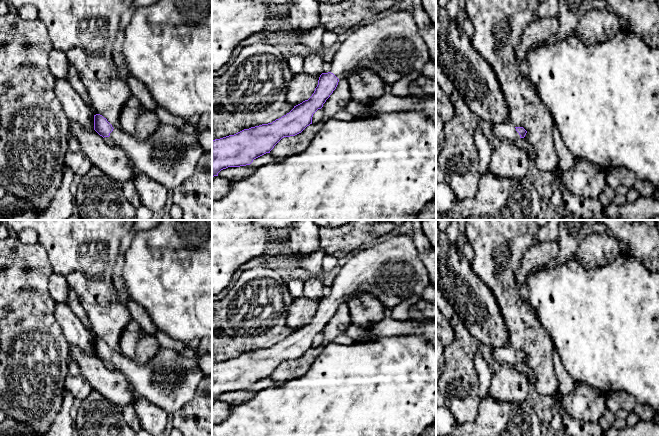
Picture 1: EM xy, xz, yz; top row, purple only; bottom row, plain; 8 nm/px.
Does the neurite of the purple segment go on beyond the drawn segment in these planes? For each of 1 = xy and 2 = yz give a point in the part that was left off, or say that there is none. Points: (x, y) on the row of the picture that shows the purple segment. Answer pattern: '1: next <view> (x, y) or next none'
1: next xy (169, 156)
2: next yz (506, 131)

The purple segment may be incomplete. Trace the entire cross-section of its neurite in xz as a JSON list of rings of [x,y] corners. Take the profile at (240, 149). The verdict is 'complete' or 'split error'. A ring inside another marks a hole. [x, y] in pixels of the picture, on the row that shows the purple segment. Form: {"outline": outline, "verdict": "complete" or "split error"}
{"outline": [[[412,10],[394,12],[368,25],[359,25],[344,40],[333,60],[328,73],[322,73],[314,93],[302,103],[276,119],[272,123],[244,129],[234,135],[212,140],[212,177],[228,167],[250,165],[254,159],[270,153],[274,146],[284,137],[295,136],[312,124],[313,114],[336,89],[340,79],[347,79],[357,69],[369,69],[377,74],[385,84],[393,85],[405,78],[413,70],[421,71],[431,61],[428,47],[414,20]]], "verdict": "split error"}

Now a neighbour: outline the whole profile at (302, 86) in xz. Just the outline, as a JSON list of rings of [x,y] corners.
[[[304,72],[295,74],[288,86],[287,102],[296,106],[308,100],[318,85],[319,77],[320,75],[308,75]]]

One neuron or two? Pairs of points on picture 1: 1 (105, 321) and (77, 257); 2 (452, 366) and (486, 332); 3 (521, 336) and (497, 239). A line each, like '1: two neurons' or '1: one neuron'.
1: one neuron
2: two neurons
3: one neuron

